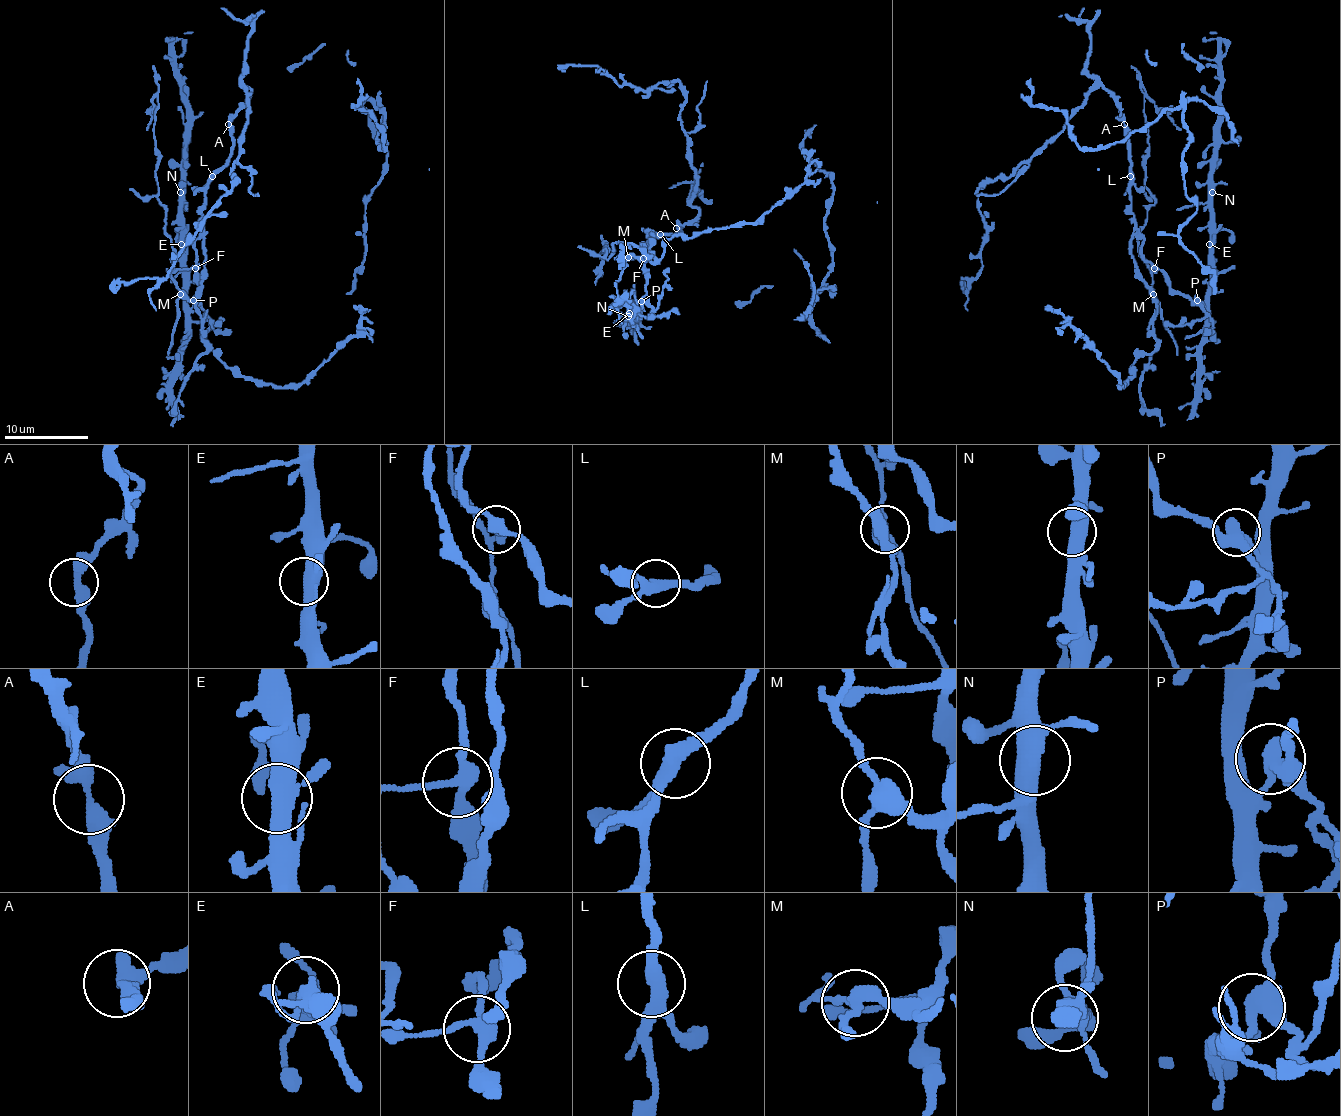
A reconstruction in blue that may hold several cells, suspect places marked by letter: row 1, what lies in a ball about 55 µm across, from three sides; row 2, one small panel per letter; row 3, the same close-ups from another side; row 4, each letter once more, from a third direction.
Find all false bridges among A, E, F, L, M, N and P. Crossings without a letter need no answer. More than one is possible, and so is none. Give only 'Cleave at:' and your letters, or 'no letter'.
Cleave at: M, P

